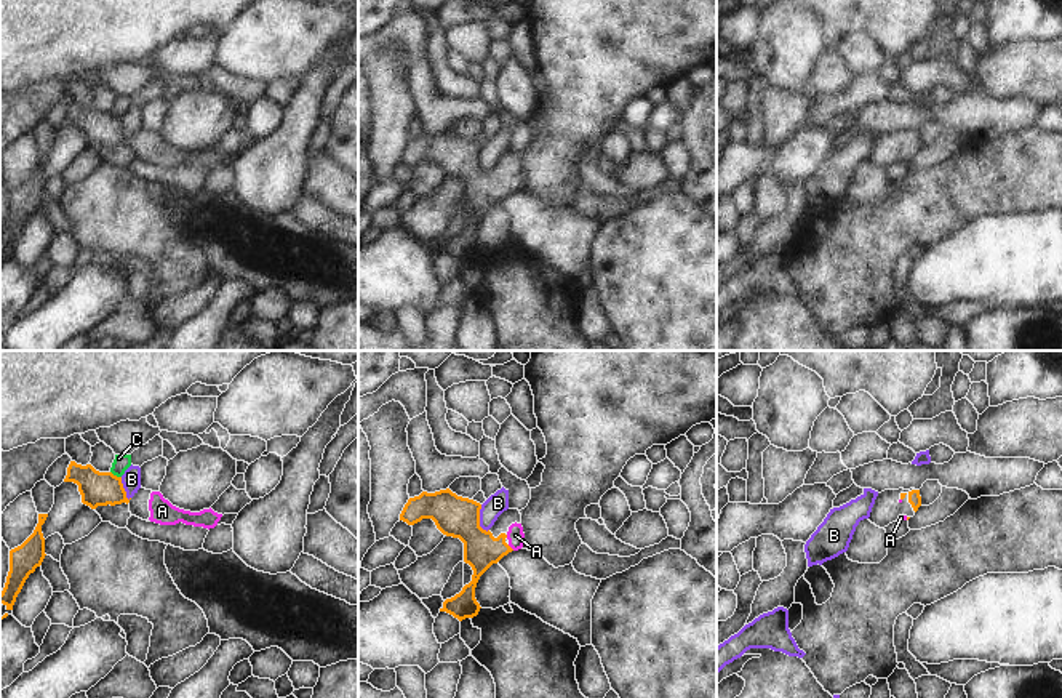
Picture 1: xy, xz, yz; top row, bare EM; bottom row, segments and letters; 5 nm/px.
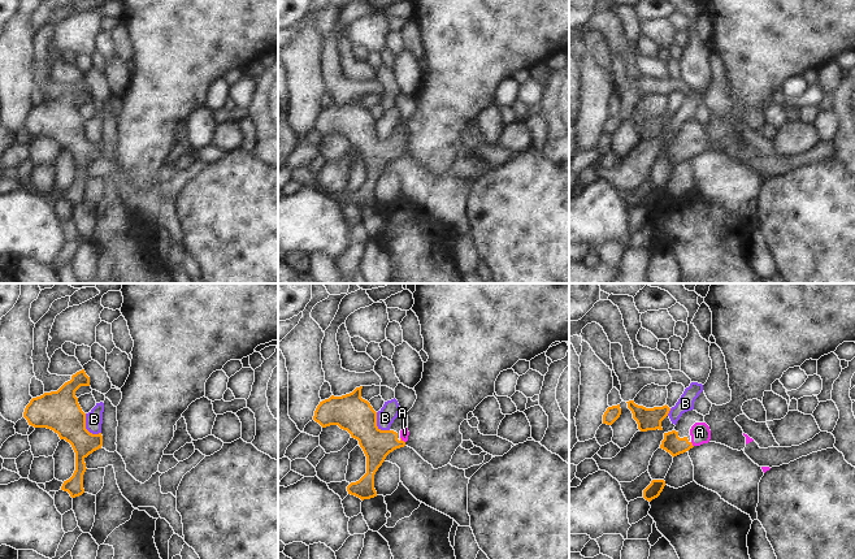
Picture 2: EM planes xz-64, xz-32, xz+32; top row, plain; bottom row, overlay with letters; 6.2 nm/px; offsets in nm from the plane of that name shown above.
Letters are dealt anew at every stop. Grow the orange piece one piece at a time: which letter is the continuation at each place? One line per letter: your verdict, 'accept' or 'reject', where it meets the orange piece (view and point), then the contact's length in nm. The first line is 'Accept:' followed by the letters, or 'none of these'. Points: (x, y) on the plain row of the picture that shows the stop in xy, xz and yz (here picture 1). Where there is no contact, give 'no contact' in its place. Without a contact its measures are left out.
Accept: A
A: accept; meets orange in xz at (509, 188); contact 50 nm long
B: reject; meets orange in xz at (479, 160); contact 150 nm long
C: reject; meets orange in xy at (115, 117); contact 70 nm long

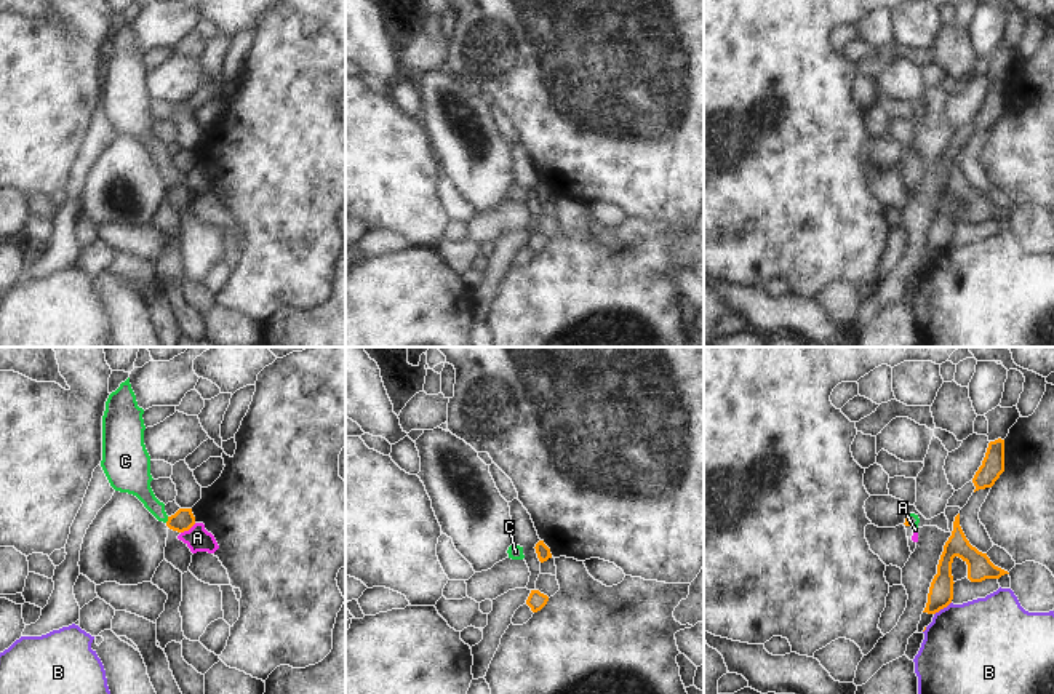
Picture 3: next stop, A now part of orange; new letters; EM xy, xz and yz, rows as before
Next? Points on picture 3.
Accept: none of these
A: reject; meets orange in xy at (187, 171); contact 90 nm long
B: reject; meets orange in yz at (942, 250); contact 110 nm long
C: reject; meets orange in xy at (168, 162); contact 40 nm long

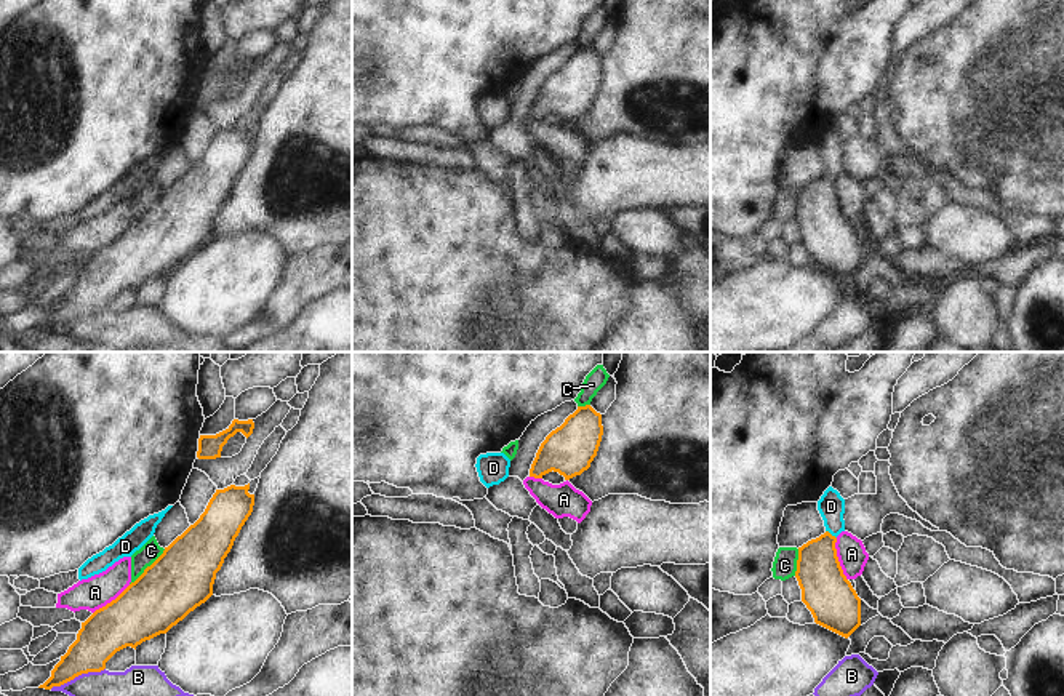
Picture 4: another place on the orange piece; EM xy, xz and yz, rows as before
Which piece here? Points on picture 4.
Accept: D
A: reject; meets orange in yz at (837, 200); contact 220 nm long
B: reject; meets orange in xy at (77, 317); contact 300 nm long
C: reject; meets orange in xy at (148, 208); contact 260 nm long
D: accept; meets orange in yz at (829, 175); contact 70 nm long

